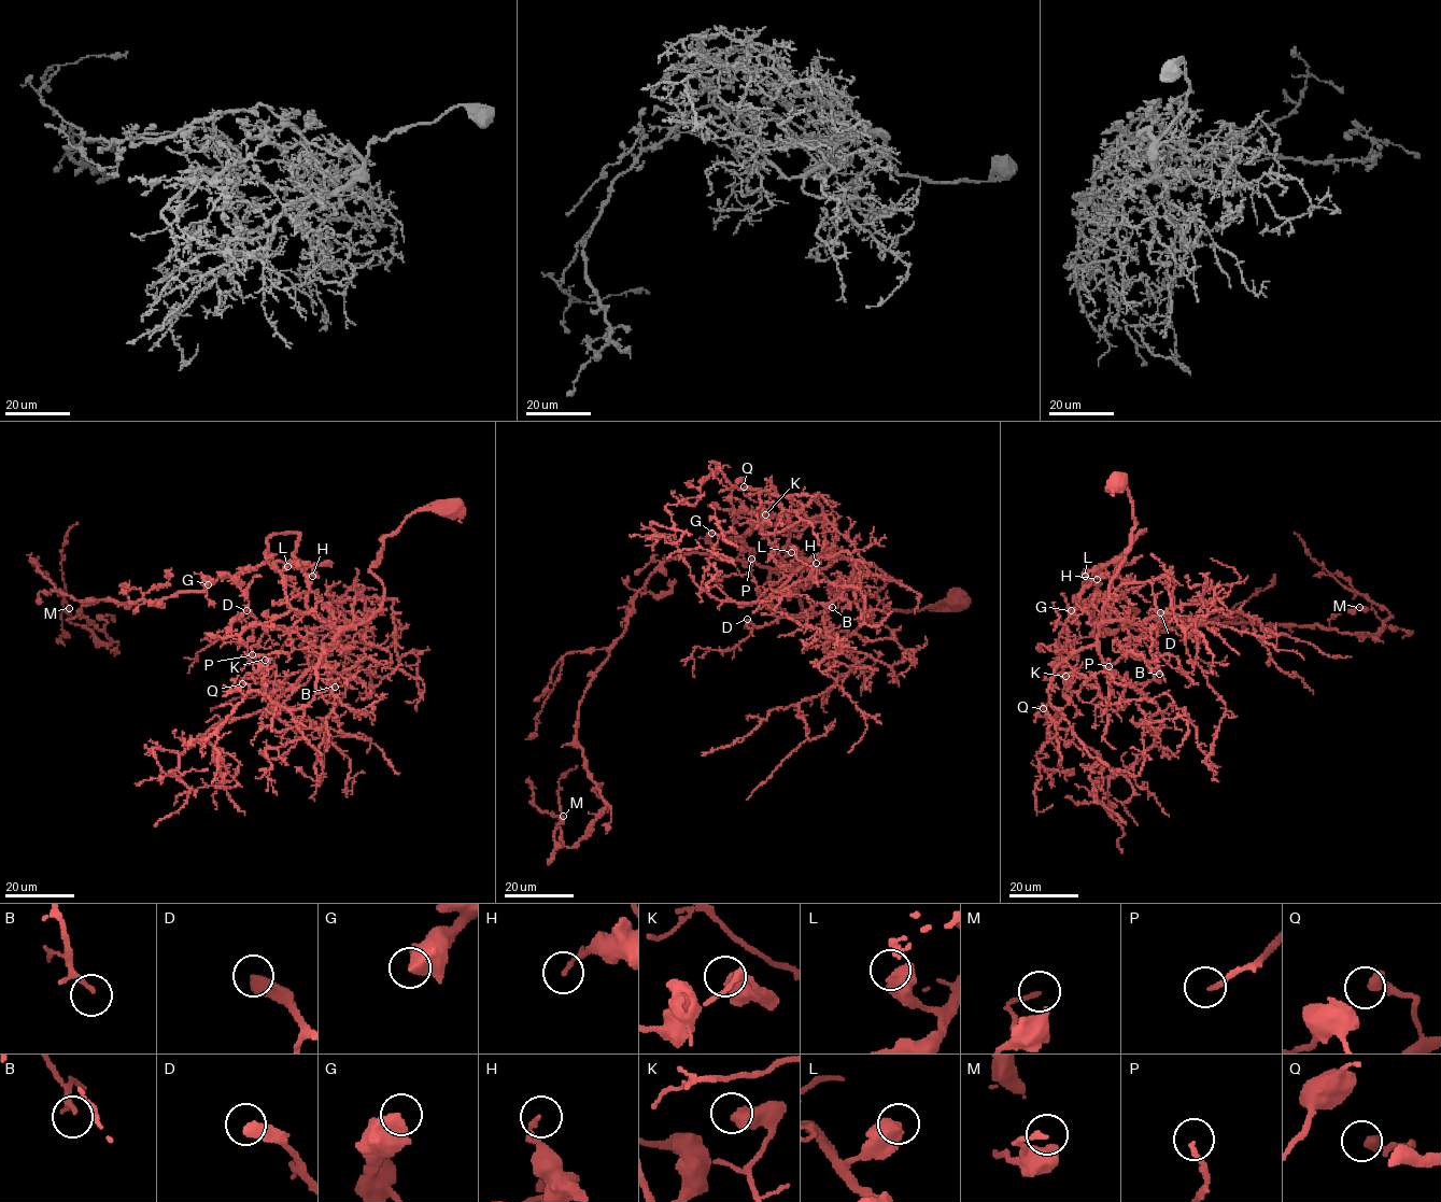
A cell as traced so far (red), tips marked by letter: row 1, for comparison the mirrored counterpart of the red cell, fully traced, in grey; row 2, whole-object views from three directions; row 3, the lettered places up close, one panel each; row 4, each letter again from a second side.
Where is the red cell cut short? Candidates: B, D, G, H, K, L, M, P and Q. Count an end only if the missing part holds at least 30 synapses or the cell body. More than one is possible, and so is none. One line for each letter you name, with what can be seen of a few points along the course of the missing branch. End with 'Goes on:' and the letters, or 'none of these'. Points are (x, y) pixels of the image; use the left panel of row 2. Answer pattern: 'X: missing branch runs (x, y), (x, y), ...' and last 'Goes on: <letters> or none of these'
D: missing branch runs (246, 610), (231, 606), (216, 611), (207, 625), (192, 634), (173, 626)
P: missing branch runs (252, 654), (232, 676), (237, 689), (224, 709), (220, 701)
Goes on: D, P

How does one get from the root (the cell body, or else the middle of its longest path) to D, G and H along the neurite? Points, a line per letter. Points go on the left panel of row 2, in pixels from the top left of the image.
D: (452, 506), (414, 511), (383, 539), (370, 568), (382, 606), (353, 628), (270, 627), (246, 610)
G: (452, 506), (383, 539), (370, 568), (382, 606), (357, 624), (336, 627), (268, 563), (208, 584)
H: (452, 506), (414, 511), (383, 539), (370, 568), (382, 606), (368, 620), (336, 627), (276, 563), (312, 576)

